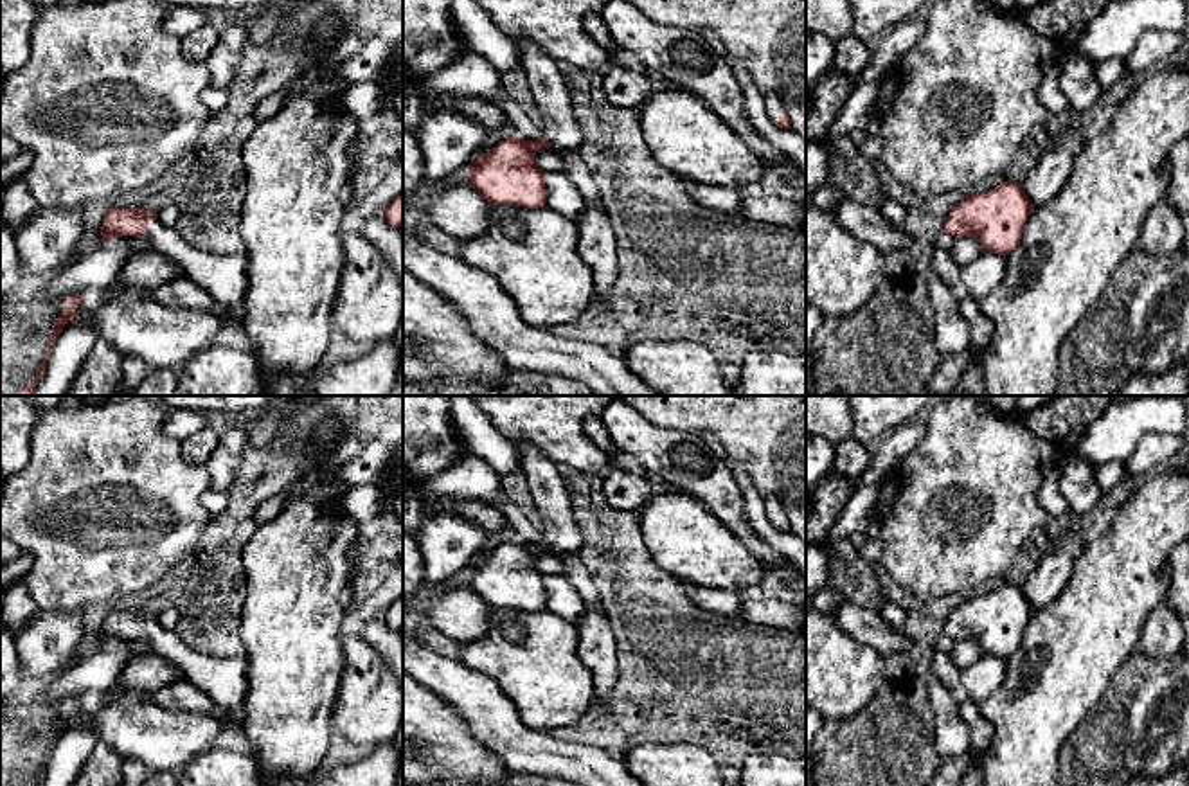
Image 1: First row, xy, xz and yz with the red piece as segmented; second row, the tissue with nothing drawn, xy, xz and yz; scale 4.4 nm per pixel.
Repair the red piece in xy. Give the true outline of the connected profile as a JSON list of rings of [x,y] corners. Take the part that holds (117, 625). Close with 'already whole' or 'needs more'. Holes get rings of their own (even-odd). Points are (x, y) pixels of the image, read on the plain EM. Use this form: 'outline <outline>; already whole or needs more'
outline [[[110,612],[103,622],[101,639],[103,646],[122,639],[144,640],[155,655],[169,660],[183,680],[196,685],[227,712],[239,712],[246,698],[245,658],[196,653],[183,646],[173,630],[162,628],[153,613]]]; needs more

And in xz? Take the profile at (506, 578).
outline [[[527,442],[520,448],[520,462],[543,518],[543,540],[536,543],[507,540],[491,554],[480,556],[466,586],[491,608],[540,612],[545,610],[547,592],[545,574],[534,567],[534,556],[579,552],[583,536],[558,464]]]; needs more

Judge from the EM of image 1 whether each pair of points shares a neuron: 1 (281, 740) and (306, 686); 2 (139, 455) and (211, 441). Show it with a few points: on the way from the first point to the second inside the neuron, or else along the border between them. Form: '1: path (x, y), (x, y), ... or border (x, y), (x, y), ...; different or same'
1: path (288, 727), (288, 720), (294, 714), (294, 698); same
2: border (180, 441), (180, 455), (193, 464), (204, 466); different

